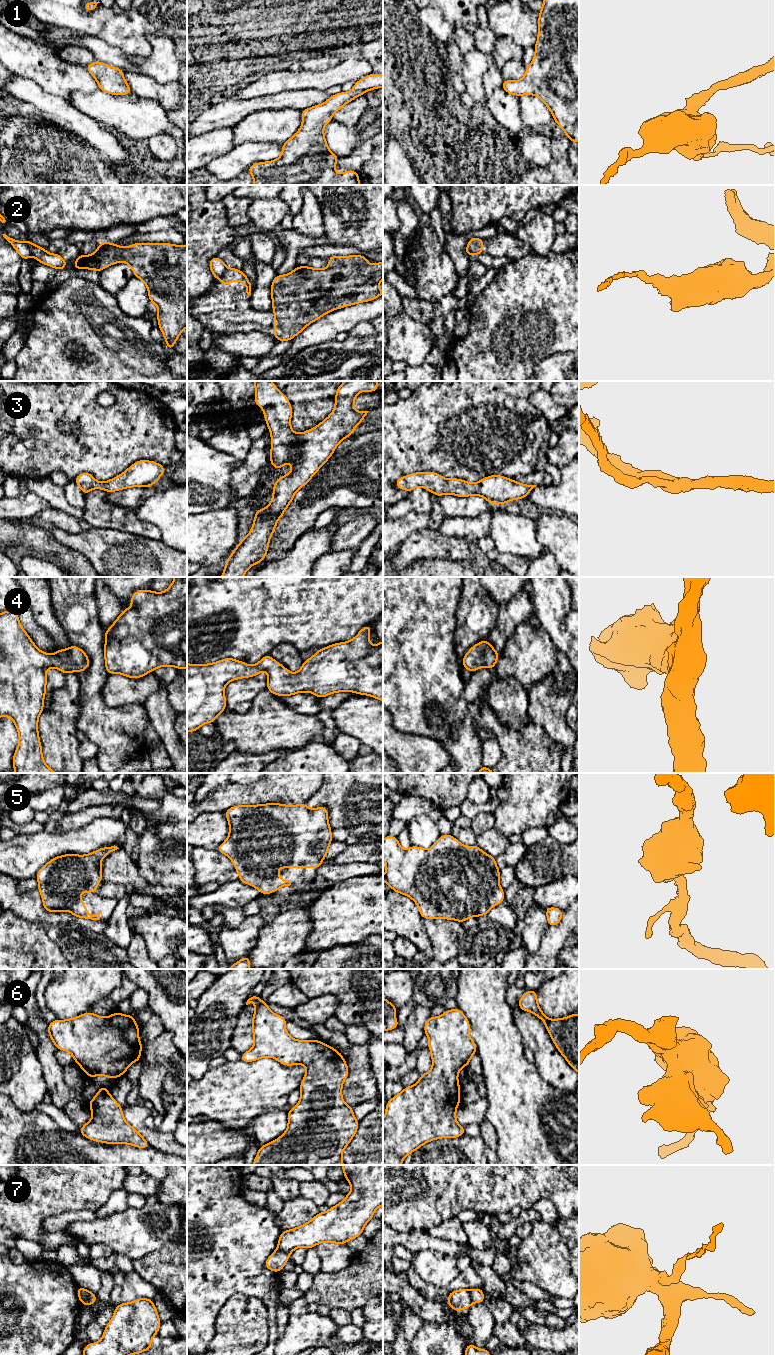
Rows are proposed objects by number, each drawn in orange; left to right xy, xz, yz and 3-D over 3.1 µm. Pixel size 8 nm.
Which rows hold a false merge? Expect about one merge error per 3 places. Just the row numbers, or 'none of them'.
2, 7

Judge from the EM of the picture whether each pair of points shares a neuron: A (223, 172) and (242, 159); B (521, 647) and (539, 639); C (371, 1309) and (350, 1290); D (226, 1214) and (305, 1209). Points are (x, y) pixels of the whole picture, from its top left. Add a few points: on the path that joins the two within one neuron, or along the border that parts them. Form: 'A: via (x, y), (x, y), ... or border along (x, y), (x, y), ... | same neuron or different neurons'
A: via (228, 167), (237, 161) | same neuron
B: via (525, 647), (531, 647), (535, 643) | same neuron
C: border along (372, 1297), (362, 1308) | different neurons
D: border along (276, 1214), (276, 1222), (282, 1230) | different neurons

